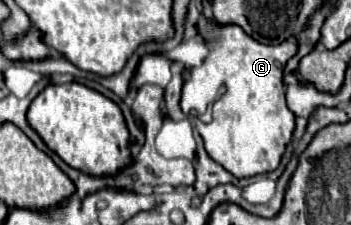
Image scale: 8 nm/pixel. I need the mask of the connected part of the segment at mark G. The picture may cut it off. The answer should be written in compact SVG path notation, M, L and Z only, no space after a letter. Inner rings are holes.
M205 18L205 28L197 24L197 32L205 38L209 54L201 66L189 70L183 82L181 110L189 114L191 110L213 106L211 124L203 124L197 118L193 118L193 124L205 142L207 154L219 160L223 168L231 168L235 176L249 178L275 170L295 128L295 116L291 116L285 104L283 68L297 52L297 42L285 40L277 46L261 44L241 26L217 24L213 18ZM221 86L225 86L227 92L217 96Z

